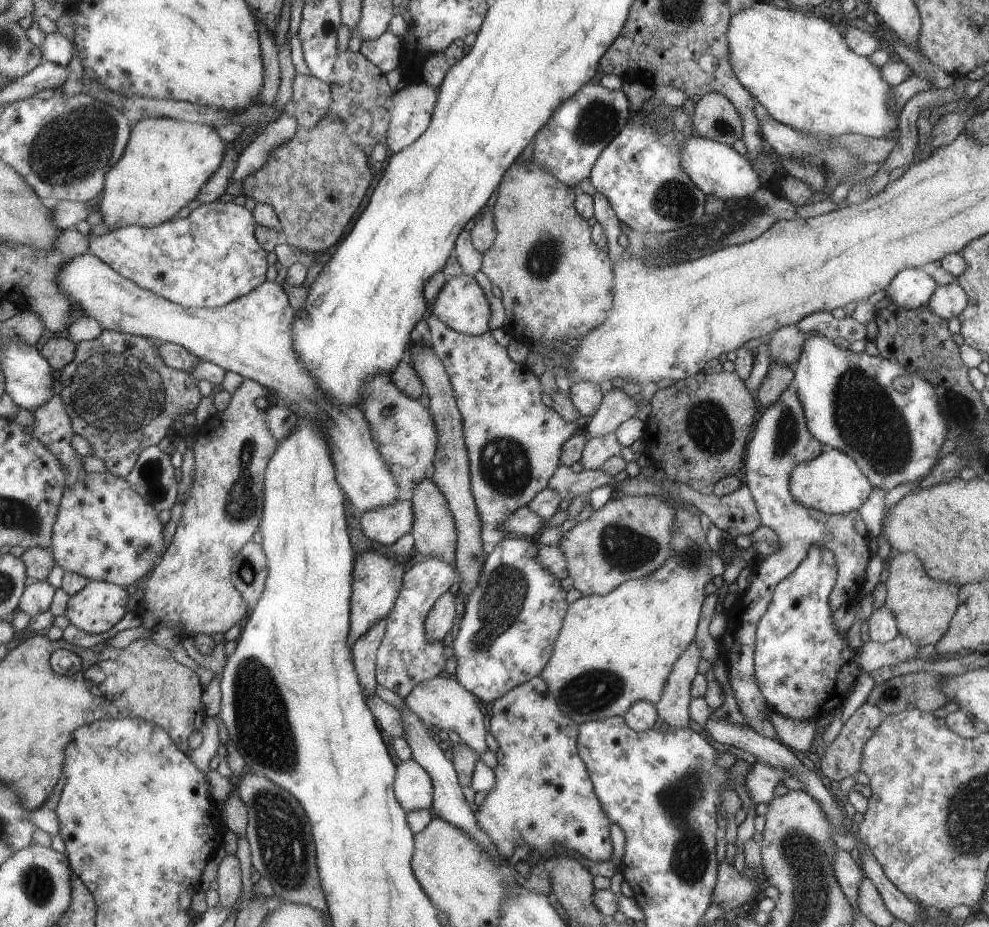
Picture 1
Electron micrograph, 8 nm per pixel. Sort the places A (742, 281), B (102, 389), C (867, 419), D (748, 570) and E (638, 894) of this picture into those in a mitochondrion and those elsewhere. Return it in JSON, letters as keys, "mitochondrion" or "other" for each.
{"A":"other","B":"mitochondrion","C":"mitochondrion","D":"other","E":"other"}

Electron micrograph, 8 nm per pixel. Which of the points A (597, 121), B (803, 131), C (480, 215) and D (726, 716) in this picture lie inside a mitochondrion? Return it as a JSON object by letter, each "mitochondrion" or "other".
{"A":"mitochondrion","B":"other","C":"other","D":"other"}

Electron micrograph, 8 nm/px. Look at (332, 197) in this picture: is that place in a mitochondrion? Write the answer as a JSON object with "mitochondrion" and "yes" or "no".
{"mitochondrion":"no"}

